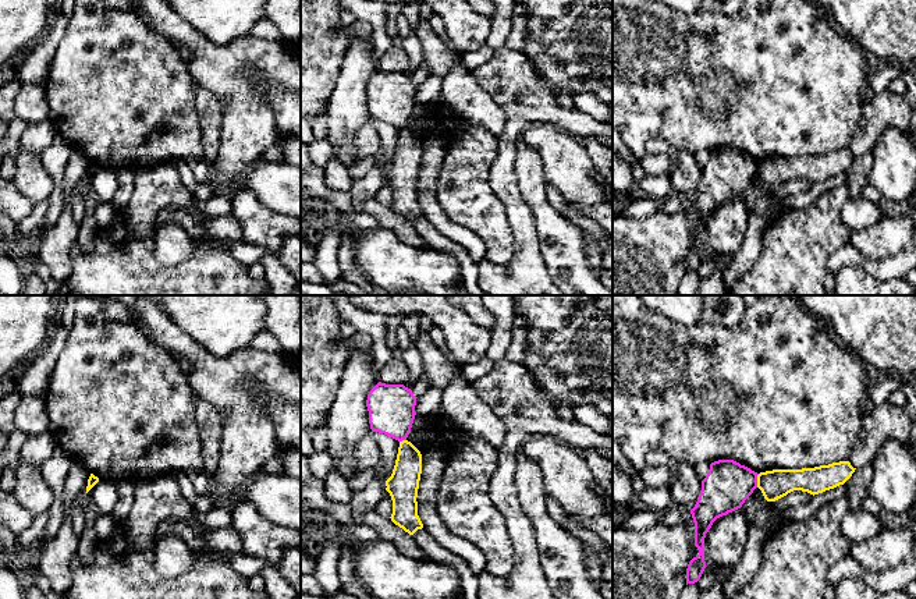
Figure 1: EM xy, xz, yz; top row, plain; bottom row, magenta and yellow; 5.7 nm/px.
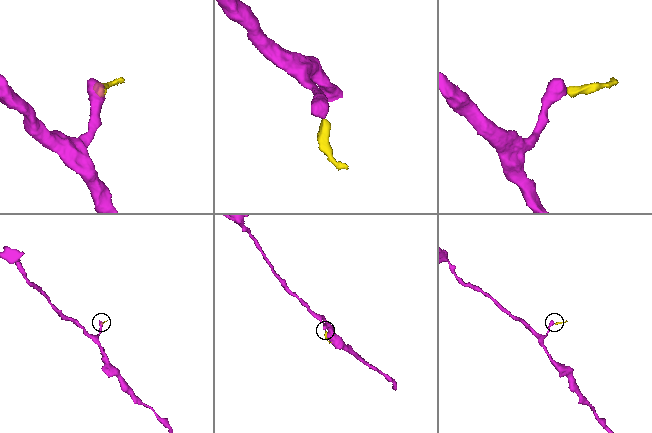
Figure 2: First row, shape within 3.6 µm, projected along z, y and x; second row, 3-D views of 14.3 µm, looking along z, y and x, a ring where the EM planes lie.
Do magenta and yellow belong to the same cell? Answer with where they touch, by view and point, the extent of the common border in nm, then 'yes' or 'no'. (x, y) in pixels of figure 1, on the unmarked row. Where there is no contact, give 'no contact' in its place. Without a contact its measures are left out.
meets magenta in yz at (756, 169); contact 80 nm long; no

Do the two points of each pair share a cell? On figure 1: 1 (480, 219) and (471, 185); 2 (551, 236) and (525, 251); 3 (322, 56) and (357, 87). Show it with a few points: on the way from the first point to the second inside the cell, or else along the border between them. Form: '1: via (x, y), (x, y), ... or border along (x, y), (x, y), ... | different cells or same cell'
1: via (479, 211), (471, 202), (471, 194) | same cell
2: border along (531, 212), (538, 247), (550, 275) | different cells
3: border along (351, 39), (344, 53), (336, 85), (327, 100) | different cells

